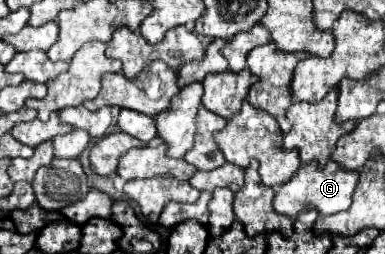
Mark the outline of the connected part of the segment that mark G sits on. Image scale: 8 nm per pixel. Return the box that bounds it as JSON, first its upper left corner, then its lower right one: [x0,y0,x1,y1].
[273,160,359,218]

